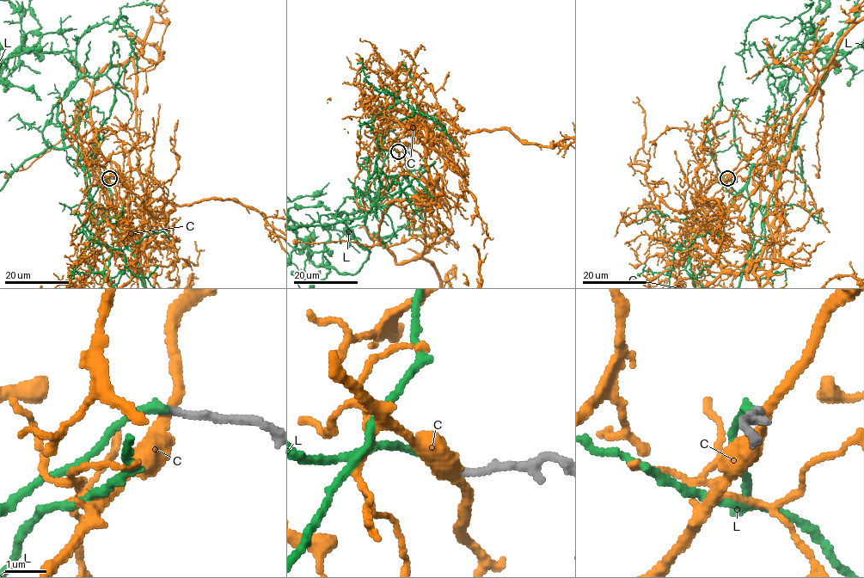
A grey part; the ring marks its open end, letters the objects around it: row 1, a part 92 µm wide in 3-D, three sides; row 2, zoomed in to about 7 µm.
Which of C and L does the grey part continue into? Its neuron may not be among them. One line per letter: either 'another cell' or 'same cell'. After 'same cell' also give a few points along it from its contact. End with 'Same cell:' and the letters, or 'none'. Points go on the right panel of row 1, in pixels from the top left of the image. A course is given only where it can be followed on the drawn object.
C: another cell
L: same cell
Same cell: L

